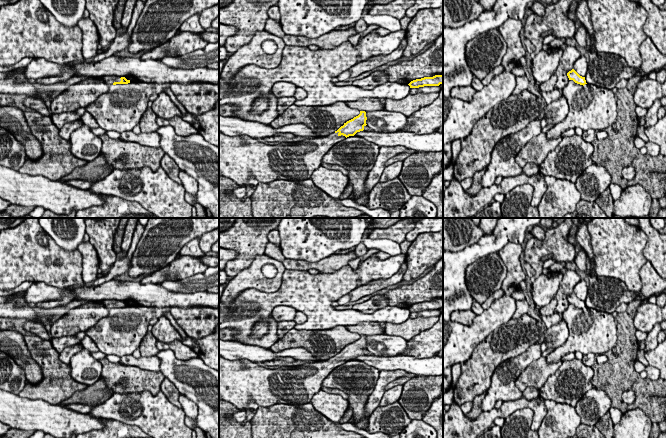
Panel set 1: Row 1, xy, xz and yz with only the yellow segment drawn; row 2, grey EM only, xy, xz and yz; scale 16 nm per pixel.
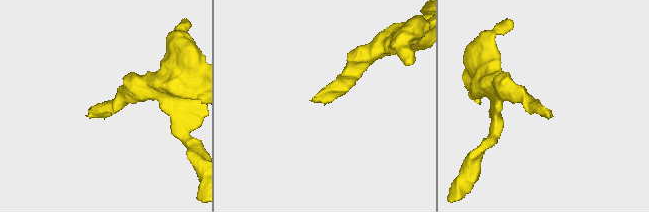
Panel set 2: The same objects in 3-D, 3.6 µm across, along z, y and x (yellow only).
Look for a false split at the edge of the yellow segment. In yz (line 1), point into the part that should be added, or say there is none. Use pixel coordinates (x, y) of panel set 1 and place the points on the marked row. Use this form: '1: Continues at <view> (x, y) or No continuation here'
1: No continuation here

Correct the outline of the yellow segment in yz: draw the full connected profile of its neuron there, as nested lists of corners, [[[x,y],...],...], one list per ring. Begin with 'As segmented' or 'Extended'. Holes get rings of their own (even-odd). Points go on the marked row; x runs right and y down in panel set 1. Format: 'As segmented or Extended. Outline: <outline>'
As segmented. Outline: [[[572,69],[571,71],[569,71],[567,73],[567,76],[569,78],[569,80],[573,80],[575,83],[580,84],[580,85],[585,85],[586,80],[585,77],[580,76],[574,69]]]

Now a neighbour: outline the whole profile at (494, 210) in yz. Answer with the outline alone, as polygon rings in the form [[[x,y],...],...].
[[[494,201],[491,205],[479,211],[474,216],[468,216],[467,218],[503,218],[501,211],[501,203]]]

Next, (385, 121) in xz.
[[[377,110],[366,111],[366,124],[375,132],[398,132],[408,126],[407,117],[399,112]]]

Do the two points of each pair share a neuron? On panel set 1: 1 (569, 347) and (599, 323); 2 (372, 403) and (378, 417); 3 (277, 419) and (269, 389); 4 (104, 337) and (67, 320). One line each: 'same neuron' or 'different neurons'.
1: same neuron
2: different neurons
3: different neurons
4: different neurons

